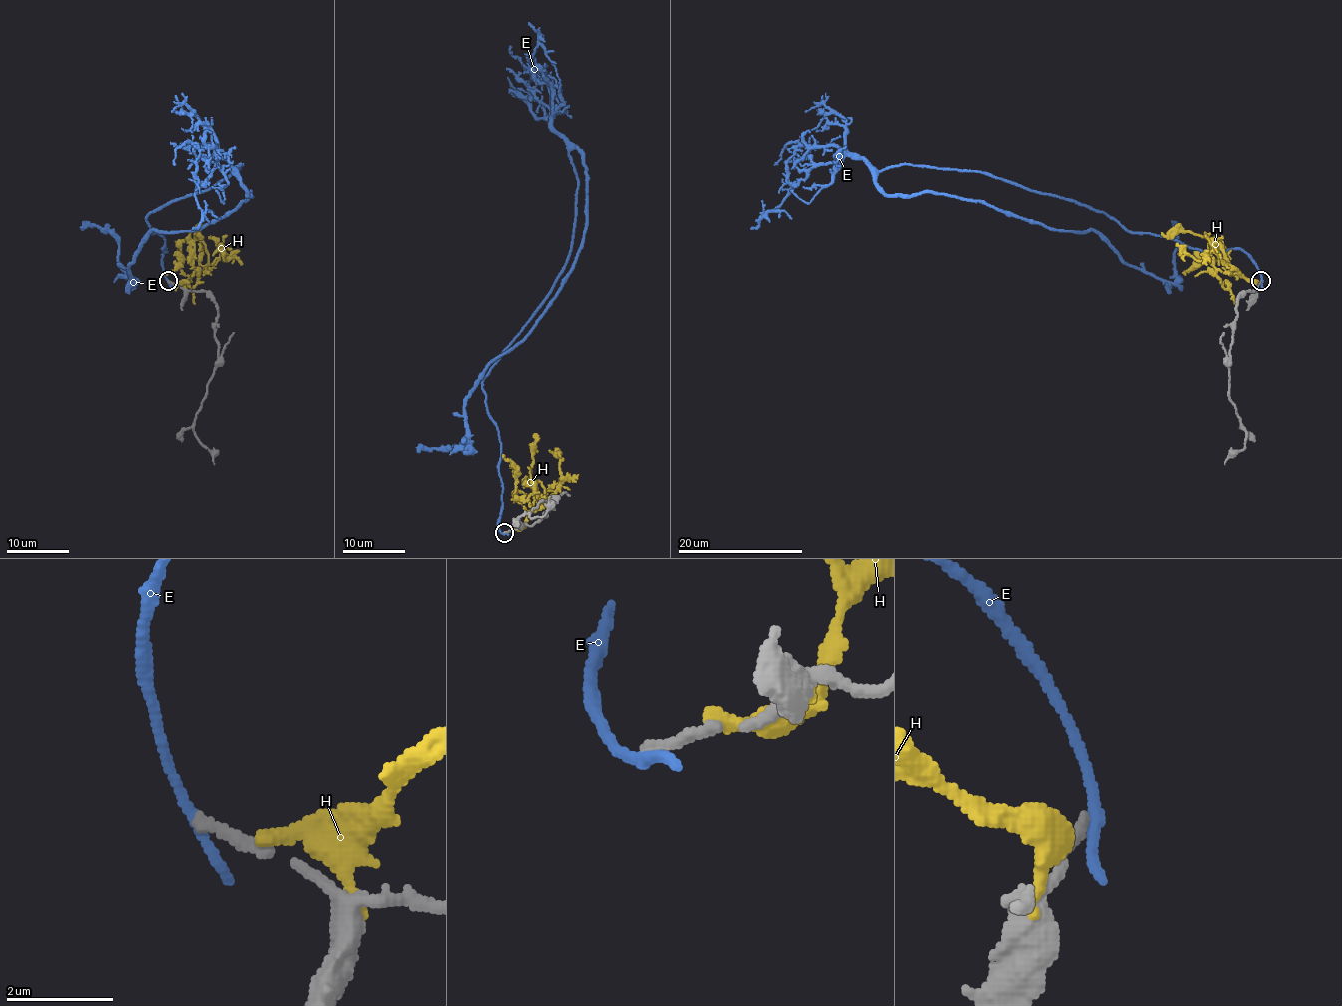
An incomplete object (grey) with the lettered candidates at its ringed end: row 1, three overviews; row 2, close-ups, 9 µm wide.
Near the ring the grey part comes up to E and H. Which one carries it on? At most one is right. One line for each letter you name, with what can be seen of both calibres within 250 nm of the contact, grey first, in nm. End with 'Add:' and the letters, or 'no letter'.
Add: no letter

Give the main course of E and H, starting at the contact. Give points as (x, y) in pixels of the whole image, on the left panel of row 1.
E: (169, 282), (146, 217), (241, 164), (250, 195), (200, 229), (152, 231), (133, 282), (118, 240), (80, 229)
H: (175, 284), (185, 284), (208, 263), (205, 245), (194, 237), (196, 232), (199, 235), (197, 232)

